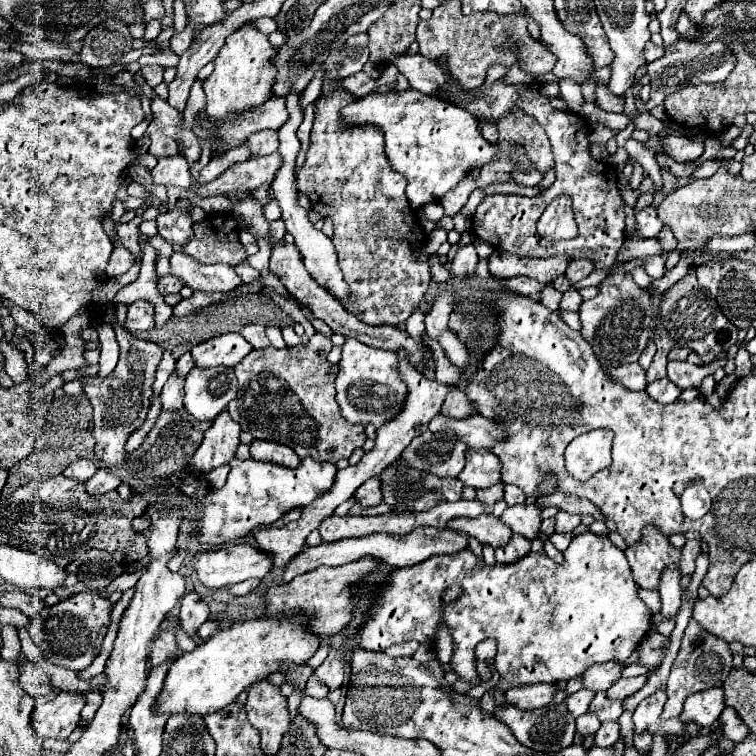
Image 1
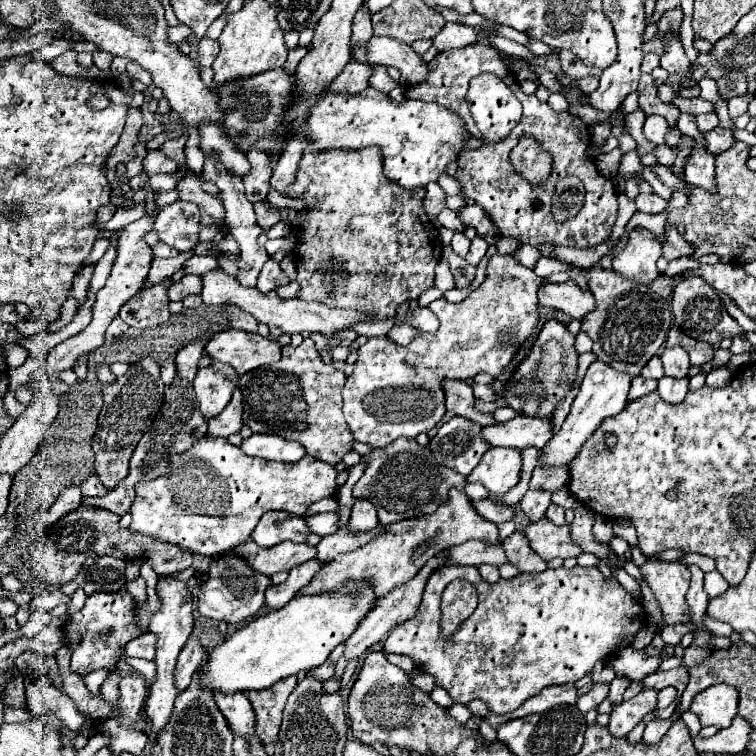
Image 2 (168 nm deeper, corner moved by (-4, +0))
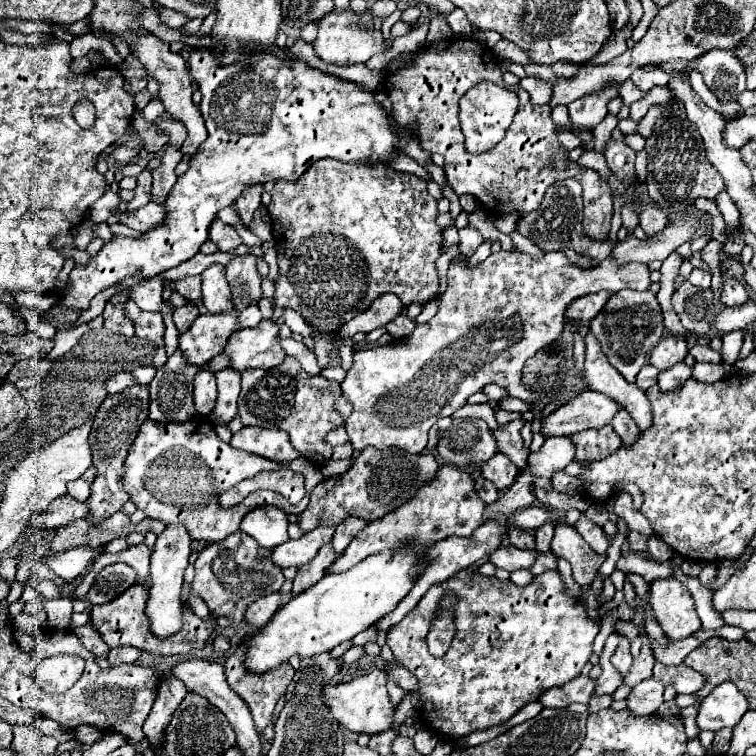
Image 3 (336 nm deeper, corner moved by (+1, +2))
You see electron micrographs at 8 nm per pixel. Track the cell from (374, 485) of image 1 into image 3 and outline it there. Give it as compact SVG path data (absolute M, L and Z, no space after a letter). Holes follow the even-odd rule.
M355 515L347 517L347 519L345 519L343 523L339 523L339 527L335 529L335 535L333 535L333 541L331 541L333 549L335 549L337 553L343 553L343 549L347 549L347 545L351 543L351 539L353 539L365 525L367 525L367 521L361 519L361 517L355 517Z

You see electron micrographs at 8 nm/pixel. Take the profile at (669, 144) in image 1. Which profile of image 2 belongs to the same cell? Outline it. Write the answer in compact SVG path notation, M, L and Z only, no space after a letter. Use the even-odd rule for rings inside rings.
M716 127L716 129L708 131L704 137L708 141L708 151L710 153L724 153L736 143L732 129L724 129L724 127Z

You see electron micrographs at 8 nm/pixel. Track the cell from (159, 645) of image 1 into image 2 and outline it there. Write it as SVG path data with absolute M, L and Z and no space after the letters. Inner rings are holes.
M148 631L140 639L134 639L126 645L126 655L128 657L142 657L142 659L154 659L156 653L156 637Z

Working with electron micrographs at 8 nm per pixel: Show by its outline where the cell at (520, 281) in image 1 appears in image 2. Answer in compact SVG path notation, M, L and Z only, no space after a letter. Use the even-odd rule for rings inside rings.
M572 279L566 283L548 283L538 291L540 305L560 309L572 319L582 321L590 311L594 311L594 295L582 291Z

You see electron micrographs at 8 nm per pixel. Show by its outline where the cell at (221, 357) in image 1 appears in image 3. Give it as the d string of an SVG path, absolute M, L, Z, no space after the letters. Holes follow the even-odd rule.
M261 321L253 329L239 329L235 331L225 347L223 353L231 361L231 369L245 371L245 369L271 369L283 363L283 349L279 345L279 327L275 321Z

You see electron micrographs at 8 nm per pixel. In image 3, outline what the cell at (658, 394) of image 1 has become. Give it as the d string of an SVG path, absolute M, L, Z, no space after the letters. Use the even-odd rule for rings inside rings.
M679 363L679 365L673 365L671 369L659 373L657 385L661 391L671 391L671 389L681 387L689 377L691 377L691 367L687 367L685 363Z

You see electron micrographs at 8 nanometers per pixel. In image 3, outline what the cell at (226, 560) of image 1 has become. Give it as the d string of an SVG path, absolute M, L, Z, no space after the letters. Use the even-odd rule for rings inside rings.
M321 525L321 527L313 529L313 531L309 531L307 535L303 535L301 539L297 539L297 541L289 539L287 543L283 543L283 545L273 549L273 555L271 555L273 563L277 567L291 567L291 565L293 567L301 567L309 559L313 559L315 553L325 543L331 541L333 533L335 533L335 527L323 527Z

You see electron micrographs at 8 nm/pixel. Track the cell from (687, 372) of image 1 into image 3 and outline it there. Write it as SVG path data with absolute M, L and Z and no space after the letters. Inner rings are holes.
M665 337L653 351L651 351L651 365L659 371L671 369L675 363L681 363L687 355L687 343L681 337Z

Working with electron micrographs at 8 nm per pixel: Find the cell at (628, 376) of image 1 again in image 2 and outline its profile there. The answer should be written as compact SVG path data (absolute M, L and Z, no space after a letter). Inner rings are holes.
M594 361L588 367L588 373L580 385L580 393L572 403L572 409L564 421L564 425L560 427L560 431L540 449L540 461L544 467L566 467L578 453L580 447L586 443L586 439L600 427L600 423L606 417L614 417L618 415L624 405L626 405L626 397L628 397L628 387L630 387L632 377L626 373L618 373L616 369L608 367L606 363Z

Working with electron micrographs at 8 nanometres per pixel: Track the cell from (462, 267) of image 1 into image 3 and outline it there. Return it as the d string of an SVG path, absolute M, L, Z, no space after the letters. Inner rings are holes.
M465 227L465 229L461 229L459 231L459 245L461 245L461 253L465 255L465 257L471 257L473 253L475 253L475 249L483 243L483 237L481 237L481 233L477 231L477 229L473 229L473 227Z

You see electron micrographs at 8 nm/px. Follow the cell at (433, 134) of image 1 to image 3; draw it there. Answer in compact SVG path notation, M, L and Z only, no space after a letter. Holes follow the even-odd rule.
M195 49L189 57L189 69L203 95L201 113L207 121L209 139L205 141L203 149L199 149L199 153L189 161L191 167L183 177L177 179L171 197L167 197L167 221L163 223L163 227L151 229L151 233L145 233L141 239L113 237L99 249L95 257L91 257L87 265L77 263L71 271L73 285L69 293L59 301L59 305L87 309L89 301L99 291L115 285L117 281L129 275L139 273L143 277L153 277L191 259L199 251L201 243L209 239L207 229L215 219L217 211L237 201L237 197L243 193L247 185L277 179L295 181L299 175L303 175L311 161L323 157L331 157L343 163L389 163L397 155L401 155L399 139L415 139L415 131L411 127L399 127L395 117L391 117L383 109L383 105L375 101L373 91L365 89L359 83L345 81L335 75L313 69L303 61L267 55L255 57L255 61L247 61L247 65L219 65L211 49Z

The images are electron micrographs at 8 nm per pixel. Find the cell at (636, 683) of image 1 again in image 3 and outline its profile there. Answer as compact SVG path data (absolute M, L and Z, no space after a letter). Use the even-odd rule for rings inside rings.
M655 665L653 677L659 679L663 685L673 685L677 693L695 693L699 691L699 687L703 687L703 675L699 675L687 665L679 667Z

